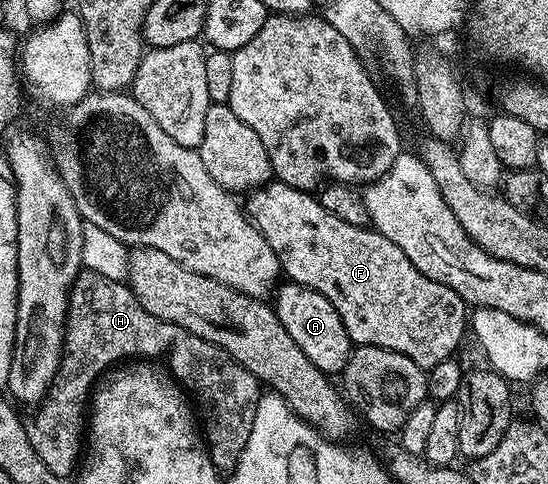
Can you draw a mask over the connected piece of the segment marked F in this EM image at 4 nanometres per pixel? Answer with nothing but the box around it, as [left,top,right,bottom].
[244,181,468,369]

